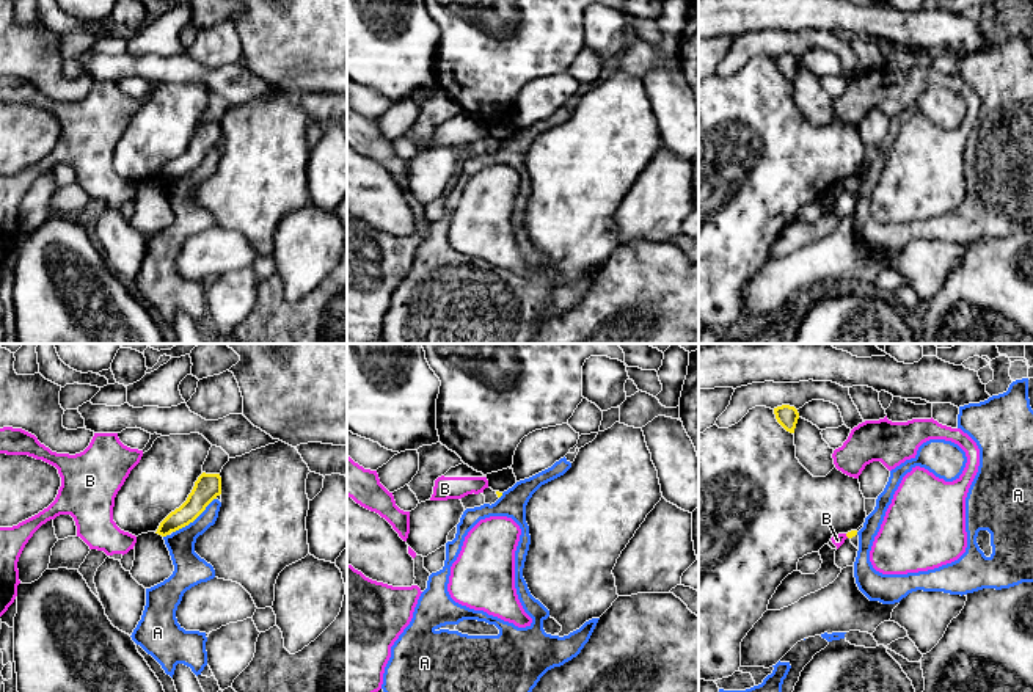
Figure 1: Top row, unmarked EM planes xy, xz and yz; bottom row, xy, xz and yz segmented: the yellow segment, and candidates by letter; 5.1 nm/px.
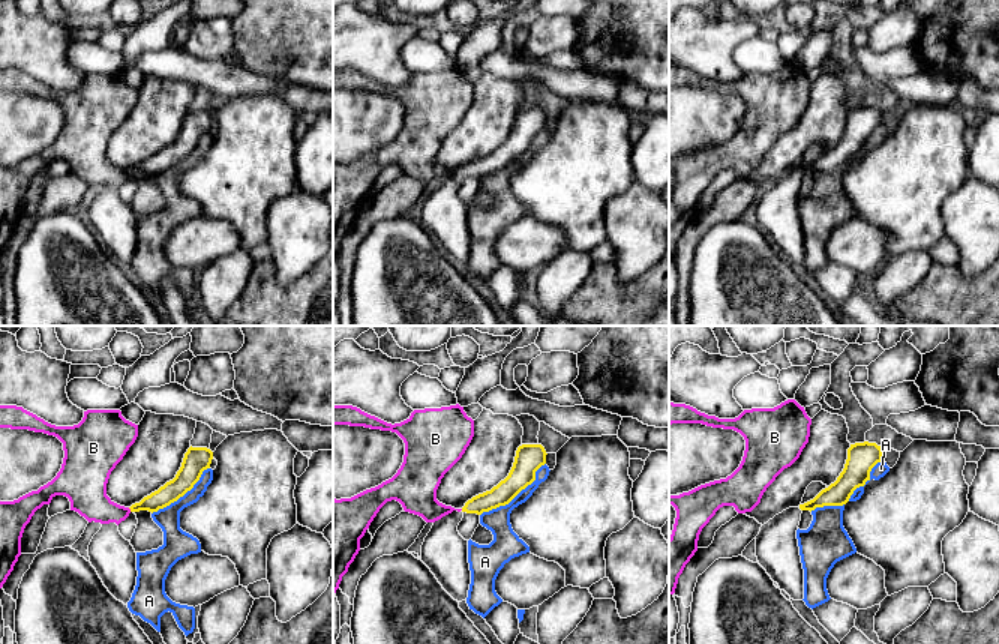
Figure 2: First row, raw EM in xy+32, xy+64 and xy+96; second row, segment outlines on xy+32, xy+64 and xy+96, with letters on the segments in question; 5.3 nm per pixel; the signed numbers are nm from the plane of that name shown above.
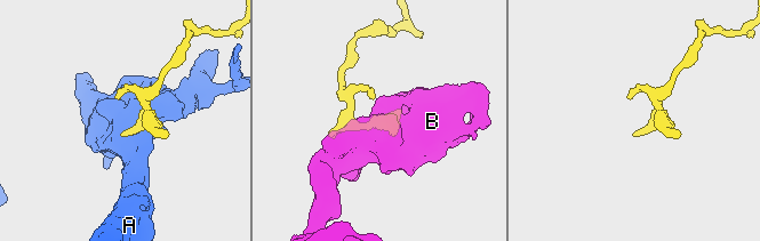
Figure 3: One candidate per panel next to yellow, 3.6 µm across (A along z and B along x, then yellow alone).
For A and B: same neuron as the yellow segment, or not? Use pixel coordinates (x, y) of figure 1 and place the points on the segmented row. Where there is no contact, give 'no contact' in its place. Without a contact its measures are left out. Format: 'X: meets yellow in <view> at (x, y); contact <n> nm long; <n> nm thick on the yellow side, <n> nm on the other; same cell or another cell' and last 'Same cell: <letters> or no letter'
A: meets yellow in xy at (193, 520); contact 280 nm long; 140 nm thick on the yellow side, 160 nm on the other; another cell
B: meets yellow in yz at (846, 535); contact 30 nm long; 40 nm thick on the yellow side, 60 nm on the other; another cell
Same cell: no letter

